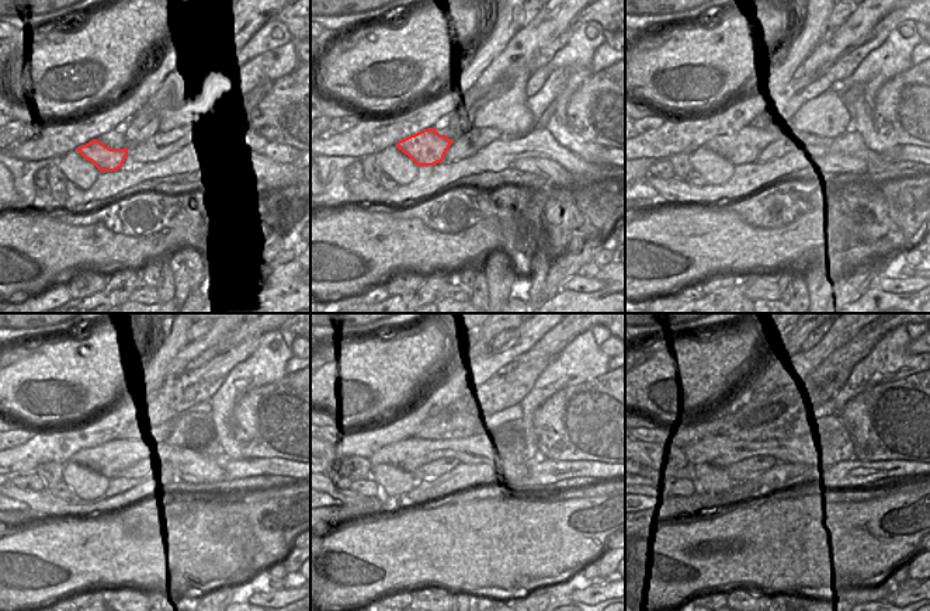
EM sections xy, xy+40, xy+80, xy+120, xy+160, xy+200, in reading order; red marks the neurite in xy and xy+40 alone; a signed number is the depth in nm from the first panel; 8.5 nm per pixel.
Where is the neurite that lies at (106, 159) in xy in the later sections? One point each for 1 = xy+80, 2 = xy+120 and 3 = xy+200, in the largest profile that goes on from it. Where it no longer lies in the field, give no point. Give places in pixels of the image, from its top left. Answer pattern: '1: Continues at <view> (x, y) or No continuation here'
1: Continues at xy+80 (743, 146)
2: Continues at xy+120 (110, 458)
3: Continues at xy+200 (722, 451)

